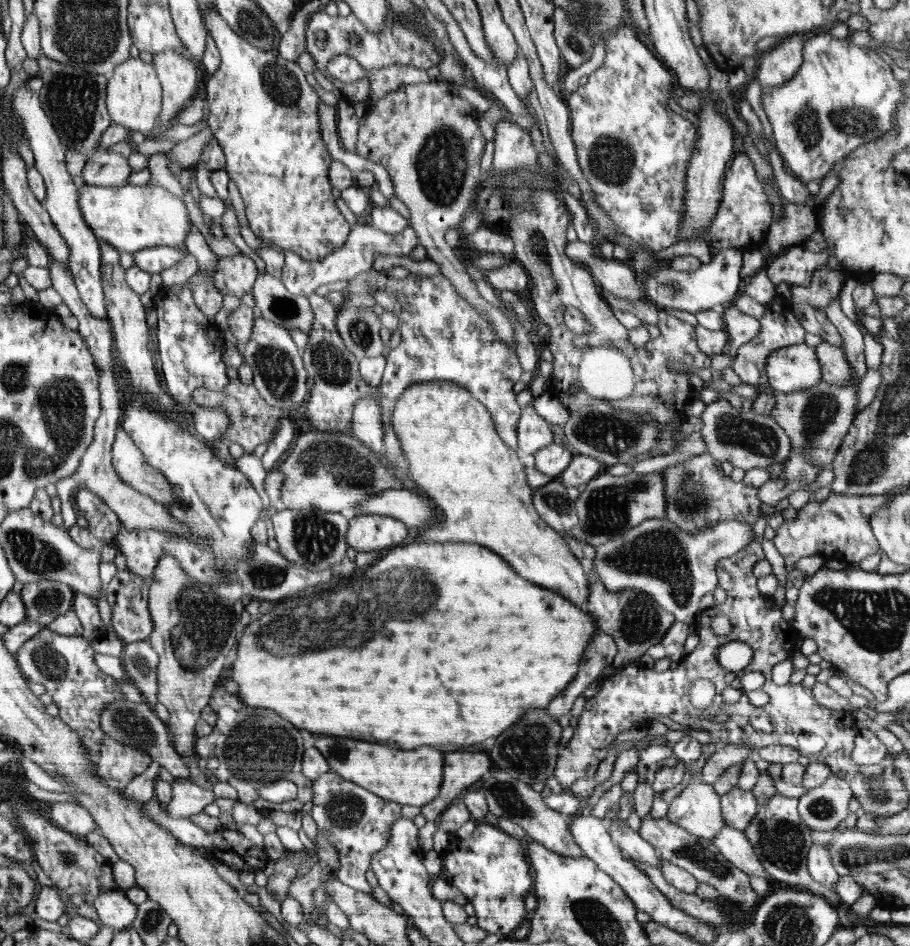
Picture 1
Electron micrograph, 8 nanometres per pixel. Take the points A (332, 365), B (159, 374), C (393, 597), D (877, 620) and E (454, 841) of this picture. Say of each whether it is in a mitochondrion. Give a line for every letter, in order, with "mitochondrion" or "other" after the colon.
A: mitochondrion
B: other
C: mitochondrion
D: mitochondrion
E: other

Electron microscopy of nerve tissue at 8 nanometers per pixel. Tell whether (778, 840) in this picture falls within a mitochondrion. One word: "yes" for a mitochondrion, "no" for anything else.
yes

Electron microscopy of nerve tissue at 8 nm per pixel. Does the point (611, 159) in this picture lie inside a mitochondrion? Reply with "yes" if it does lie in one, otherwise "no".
yes

